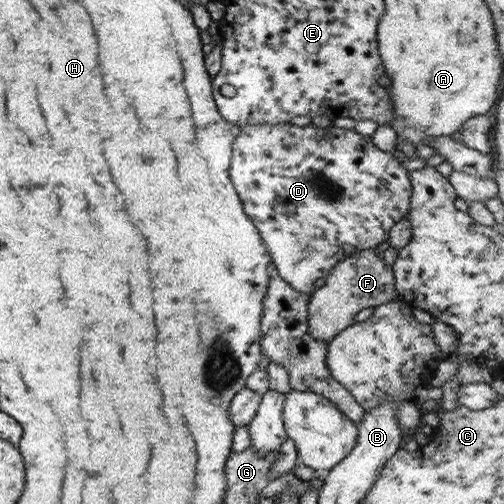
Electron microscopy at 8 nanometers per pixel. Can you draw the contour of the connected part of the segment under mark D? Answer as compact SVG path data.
M259 123L245 125L238 132L232 146L231 162L229 165L229 180L235 188L235 192L241 199L243 212L249 217L249 221L255 226L261 238L262 245L269 254L272 272L275 272L281 280L285 280L293 290L305 295L314 292L313 282L319 278L325 278L341 260L359 253L361 250L374 249L380 243L388 239L390 229L401 218L406 216L409 210L412 186L409 180L408 170L405 169L393 155L381 151L371 141L371 136L359 135L354 129L343 129L330 124L328 127L317 127L312 124L296 126L291 123Z

